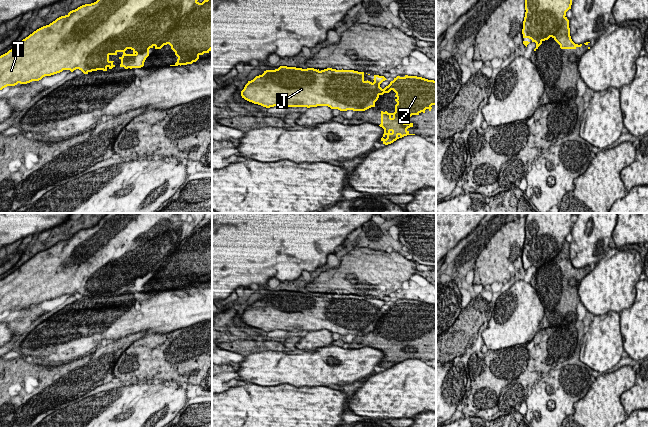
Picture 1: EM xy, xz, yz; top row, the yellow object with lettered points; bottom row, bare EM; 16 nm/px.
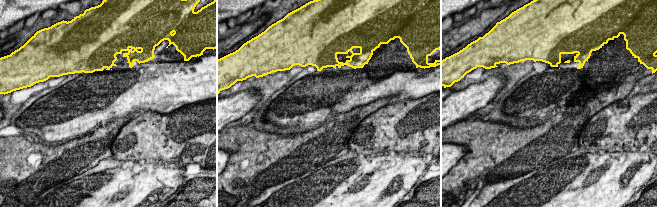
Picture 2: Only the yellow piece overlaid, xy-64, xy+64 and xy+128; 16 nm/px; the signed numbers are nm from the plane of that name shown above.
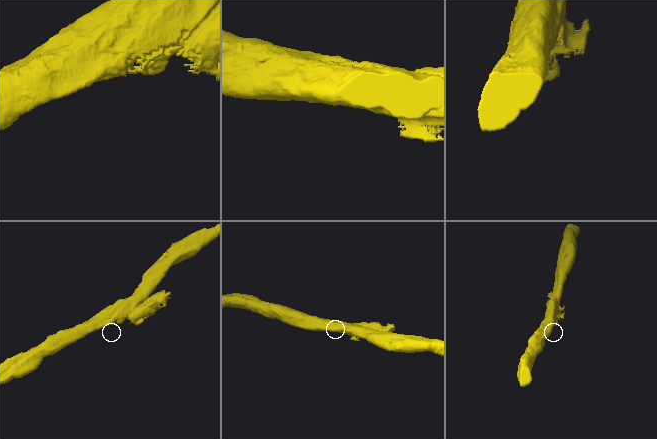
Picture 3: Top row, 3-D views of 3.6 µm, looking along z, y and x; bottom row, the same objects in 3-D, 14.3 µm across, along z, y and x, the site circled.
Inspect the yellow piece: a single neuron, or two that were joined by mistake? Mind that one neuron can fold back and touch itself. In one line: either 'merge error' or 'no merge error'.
merge error

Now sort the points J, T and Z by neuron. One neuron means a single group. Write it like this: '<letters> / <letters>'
J T / Z

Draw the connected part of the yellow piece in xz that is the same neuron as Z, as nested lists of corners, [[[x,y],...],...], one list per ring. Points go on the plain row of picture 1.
[[[405,299],[404,301],[397,300],[388,310],[381,314],[380,319],[389,317],[391,314],[396,317],[395,325],[397,328],[395,329],[395,336],[388,337],[387,335],[381,335],[381,348],[379,349],[384,353],[384,358],[381,365],[385,369],[391,368],[404,360],[415,359],[410,358],[407,354],[408,352],[413,351],[413,347],[404,347],[402,343],[403,341],[419,339],[421,336],[425,337],[426,333],[431,335],[432,329],[436,331],[436,305],[434,304],[408,299]]]

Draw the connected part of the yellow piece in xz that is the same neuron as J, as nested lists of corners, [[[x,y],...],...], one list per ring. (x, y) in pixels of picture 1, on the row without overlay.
[[[280,290],[275,294],[266,294],[262,299],[256,300],[253,304],[248,305],[244,313],[241,315],[241,320],[245,324],[254,328],[261,329],[266,332],[274,330],[285,331],[317,331],[328,330],[331,333],[338,333],[340,335],[365,335],[371,331],[375,331],[375,326],[378,324],[382,312],[380,308],[387,304],[384,300],[374,299],[374,306],[364,304],[364,296],[354,294],[336,294],[327,292],[324,294],[317,294],[314,292],[296,292]]]

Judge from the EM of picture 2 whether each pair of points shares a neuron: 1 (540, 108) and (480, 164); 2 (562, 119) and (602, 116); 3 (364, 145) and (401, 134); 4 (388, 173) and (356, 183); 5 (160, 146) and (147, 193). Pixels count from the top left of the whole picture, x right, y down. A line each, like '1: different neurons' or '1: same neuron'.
1: different neurons
2: different neurons
3: same neuron
4: same neuron
5: different neurons

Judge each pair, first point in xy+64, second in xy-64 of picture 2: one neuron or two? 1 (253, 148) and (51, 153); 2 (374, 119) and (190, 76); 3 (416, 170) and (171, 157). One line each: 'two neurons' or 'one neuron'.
1: one neuron
2: two neurons
3: two neurons

